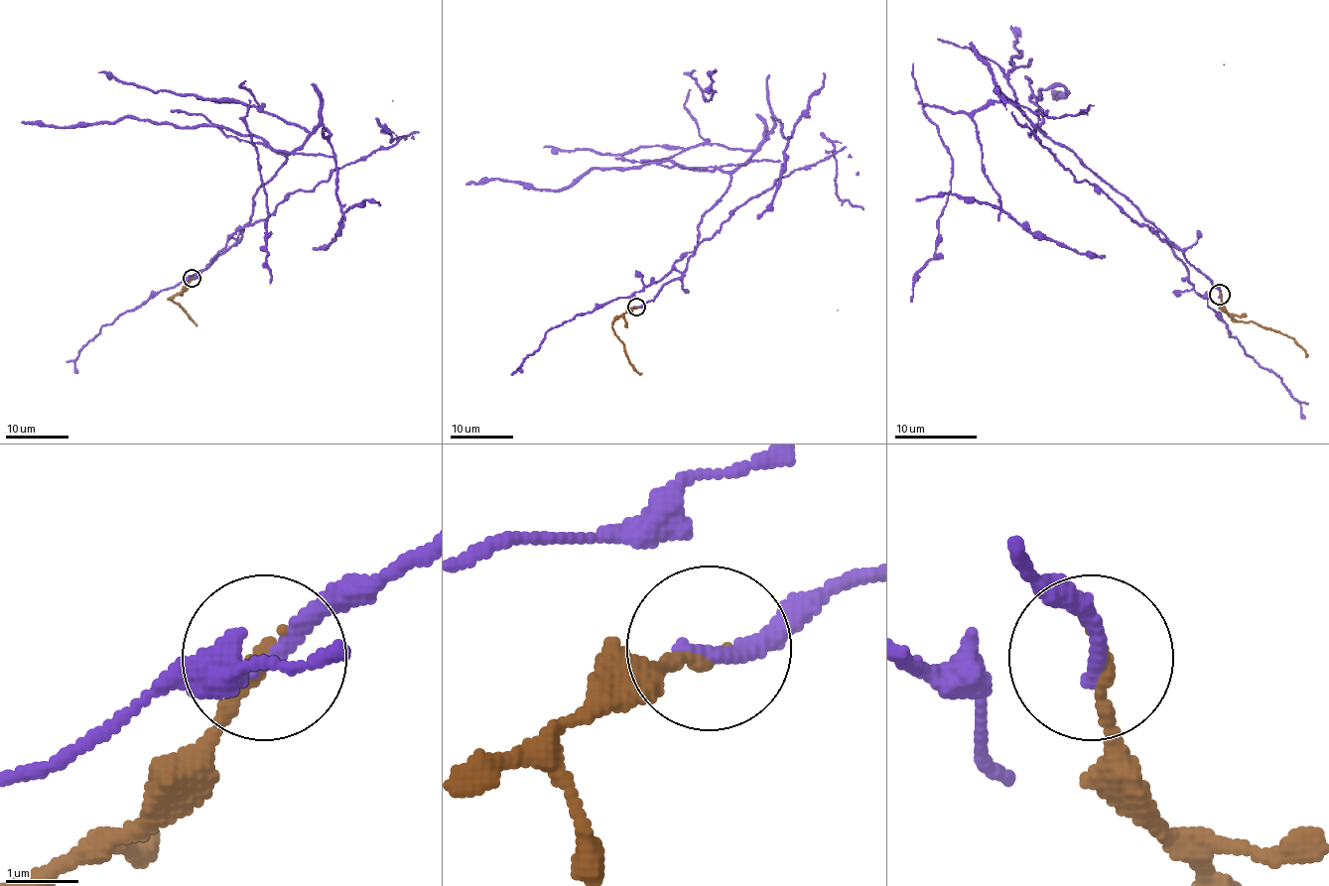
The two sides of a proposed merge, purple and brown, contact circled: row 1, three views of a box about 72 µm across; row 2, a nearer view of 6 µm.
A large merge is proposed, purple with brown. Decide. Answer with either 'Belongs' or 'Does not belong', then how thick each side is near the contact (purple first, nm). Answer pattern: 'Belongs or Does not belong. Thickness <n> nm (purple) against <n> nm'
Does not belong. Thickness 280 nm (purple) against 200 nm

